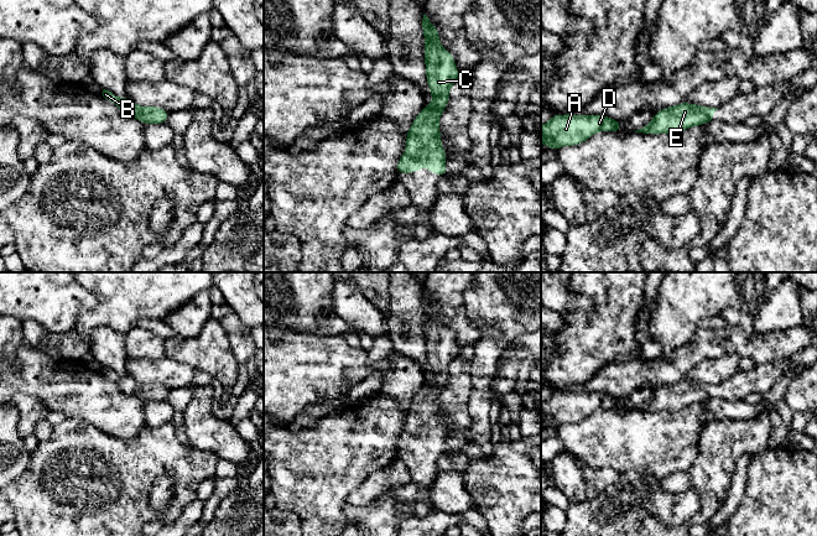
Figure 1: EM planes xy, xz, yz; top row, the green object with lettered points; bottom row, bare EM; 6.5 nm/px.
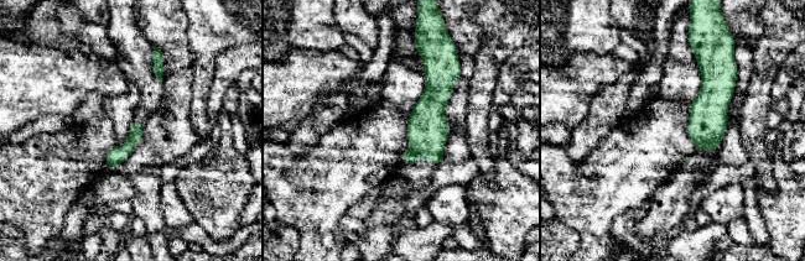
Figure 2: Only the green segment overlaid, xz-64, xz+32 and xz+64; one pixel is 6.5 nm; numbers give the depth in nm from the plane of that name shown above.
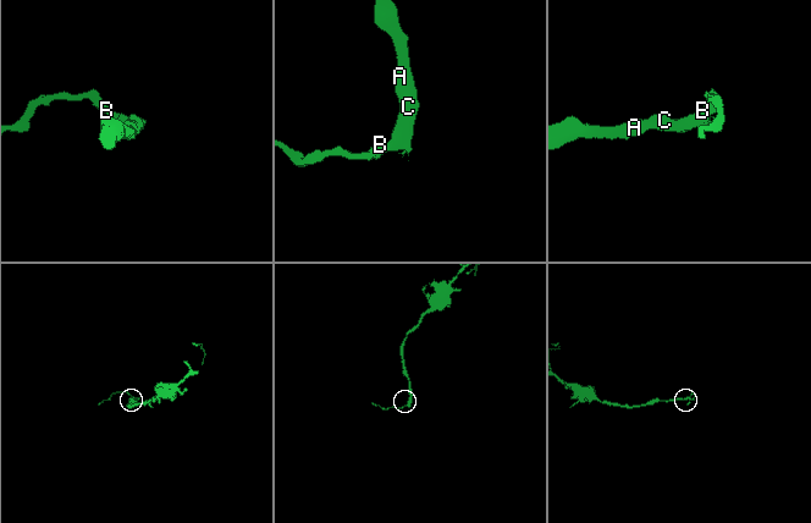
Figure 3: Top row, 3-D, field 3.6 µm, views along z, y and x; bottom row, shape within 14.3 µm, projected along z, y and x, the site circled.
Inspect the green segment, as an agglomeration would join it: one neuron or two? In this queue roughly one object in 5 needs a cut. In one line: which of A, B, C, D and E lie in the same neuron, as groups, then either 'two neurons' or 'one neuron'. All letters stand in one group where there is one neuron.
A B C D E; one neuron

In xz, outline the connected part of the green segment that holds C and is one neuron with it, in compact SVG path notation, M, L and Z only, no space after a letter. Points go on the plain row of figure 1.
M423 291L426 357L433 379L423 384L406 411L405 432L396 442L396 449L413 451L427 444L436 454L448 449L447 432L441 420L439 395L447 385L451 364L463 353L456 347L454 333L439 321L439 309Z

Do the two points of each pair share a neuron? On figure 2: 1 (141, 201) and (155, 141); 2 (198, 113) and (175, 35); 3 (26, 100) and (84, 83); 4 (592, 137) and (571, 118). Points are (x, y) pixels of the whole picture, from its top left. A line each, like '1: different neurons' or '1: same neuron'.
1: different neurons
2: different neurons
3: same neuron
4: different neurons

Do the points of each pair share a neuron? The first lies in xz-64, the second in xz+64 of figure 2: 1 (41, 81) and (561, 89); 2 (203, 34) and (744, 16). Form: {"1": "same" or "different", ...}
{"1": "same", "2": "different"}

